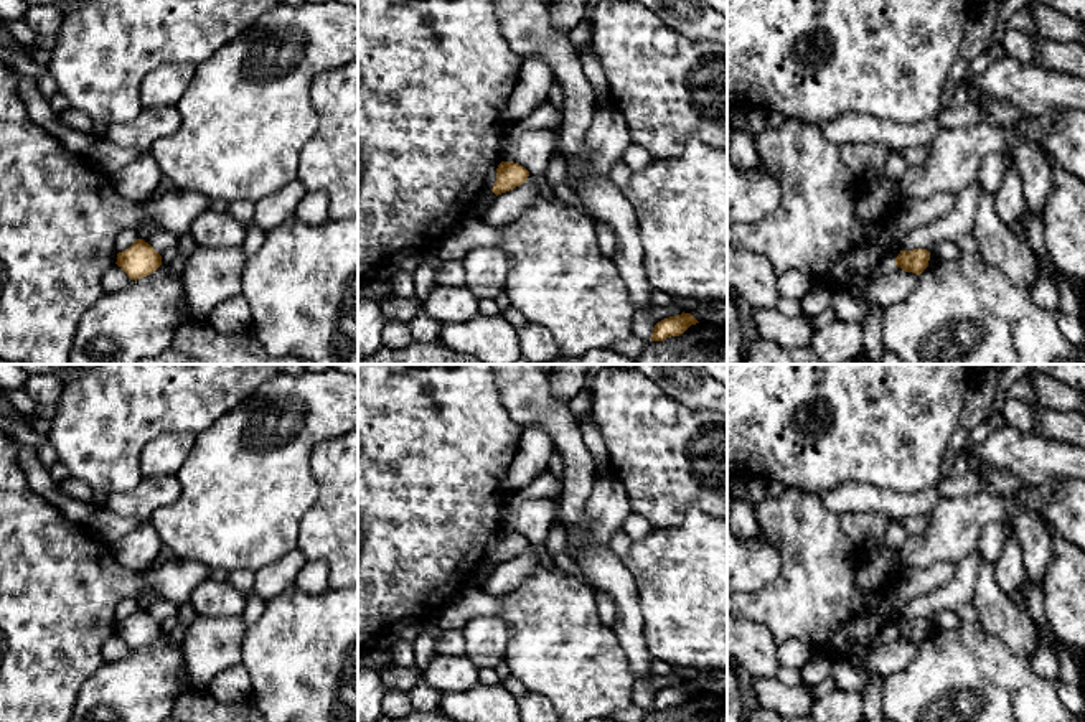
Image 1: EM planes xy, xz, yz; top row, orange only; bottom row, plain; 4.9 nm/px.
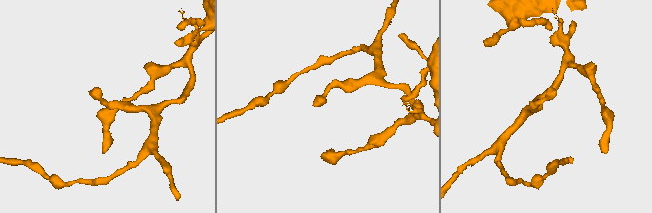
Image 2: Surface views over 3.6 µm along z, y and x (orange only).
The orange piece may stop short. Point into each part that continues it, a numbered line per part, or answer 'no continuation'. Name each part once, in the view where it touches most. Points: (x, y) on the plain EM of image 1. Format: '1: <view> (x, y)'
no continuation

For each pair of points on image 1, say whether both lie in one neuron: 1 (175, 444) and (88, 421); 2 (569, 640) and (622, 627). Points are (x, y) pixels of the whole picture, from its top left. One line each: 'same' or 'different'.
1: different
2: different

